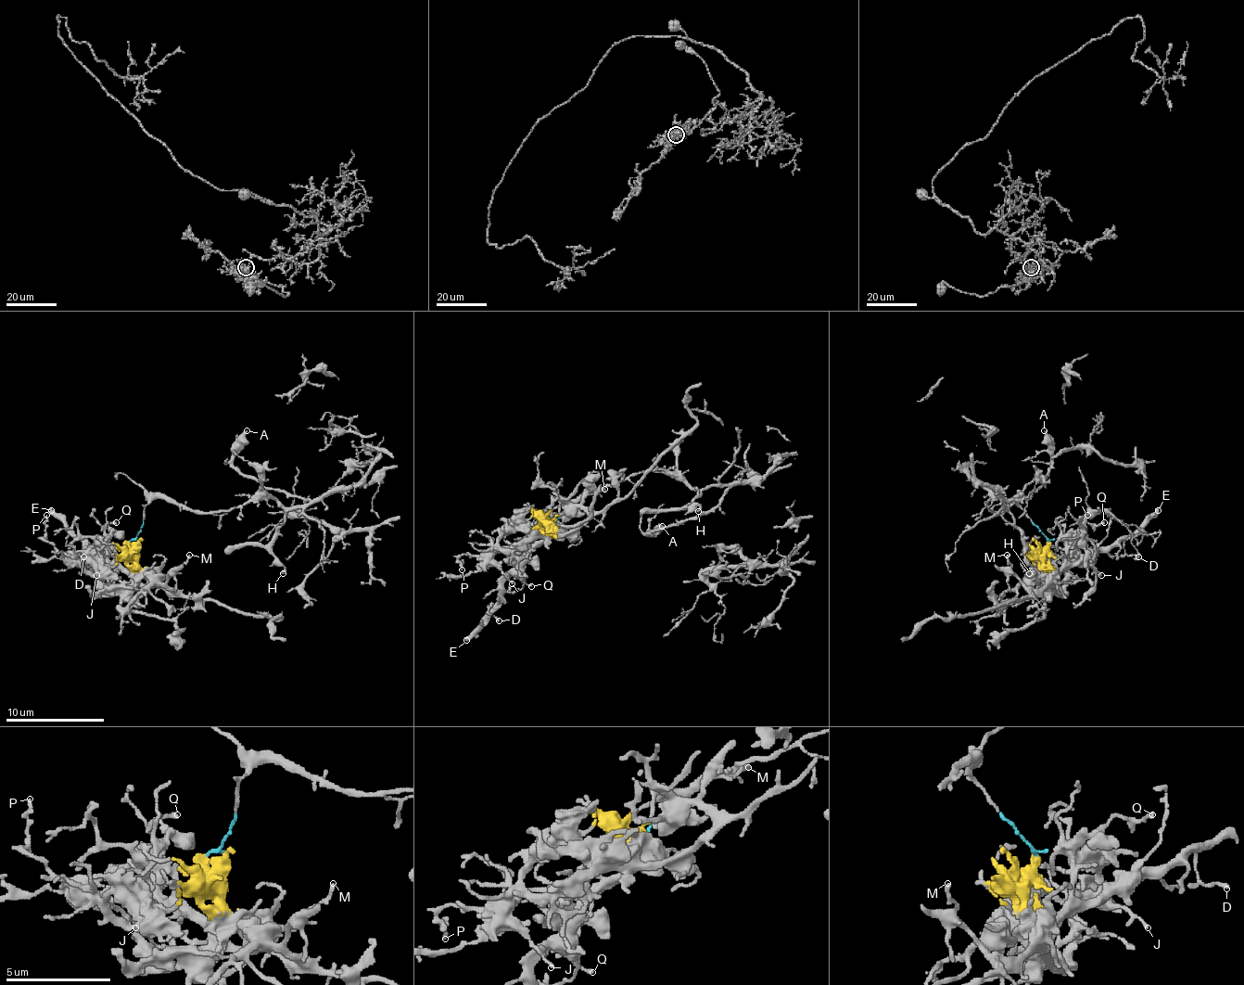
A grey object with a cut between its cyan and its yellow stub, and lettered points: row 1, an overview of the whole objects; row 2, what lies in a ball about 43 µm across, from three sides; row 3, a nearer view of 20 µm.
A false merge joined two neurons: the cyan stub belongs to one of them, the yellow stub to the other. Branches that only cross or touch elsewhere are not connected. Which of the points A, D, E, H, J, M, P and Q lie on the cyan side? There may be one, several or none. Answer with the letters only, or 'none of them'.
A, H

